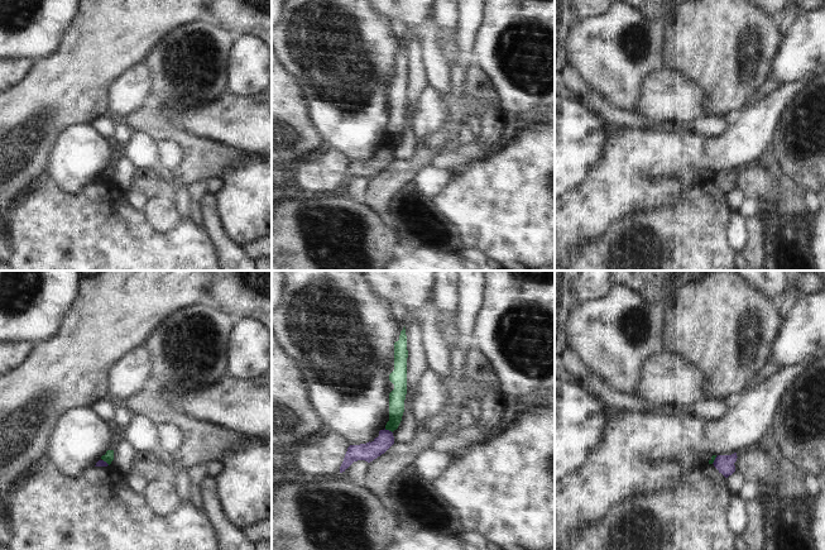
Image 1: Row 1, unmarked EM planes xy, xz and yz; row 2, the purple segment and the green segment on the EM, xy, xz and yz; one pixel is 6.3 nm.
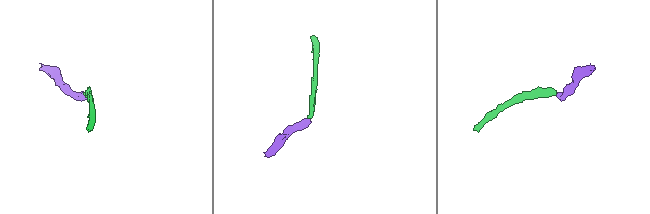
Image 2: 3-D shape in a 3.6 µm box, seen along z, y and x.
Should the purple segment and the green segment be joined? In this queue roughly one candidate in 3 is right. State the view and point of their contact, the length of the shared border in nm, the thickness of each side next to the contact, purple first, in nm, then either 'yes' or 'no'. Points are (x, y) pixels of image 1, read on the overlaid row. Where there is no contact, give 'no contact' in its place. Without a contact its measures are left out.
meets purple in xz at (388, 430); contact 60 nm long; 120 nm thick on the purple side, 100 nm on the other; no

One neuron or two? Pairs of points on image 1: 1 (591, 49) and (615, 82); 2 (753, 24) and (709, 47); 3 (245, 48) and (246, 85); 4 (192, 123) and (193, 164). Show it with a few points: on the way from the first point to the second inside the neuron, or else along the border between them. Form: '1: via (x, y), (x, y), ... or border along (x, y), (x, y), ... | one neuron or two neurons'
1: via (599, 57), (615, 75) | one neuron
2: via (742, 36), (737, 41), (720, 41) | one neuron
3: via (246, 57), (246, 76) | one neuron
4: border along (166, 119), (187, 132), (220, 143) | two neurons

